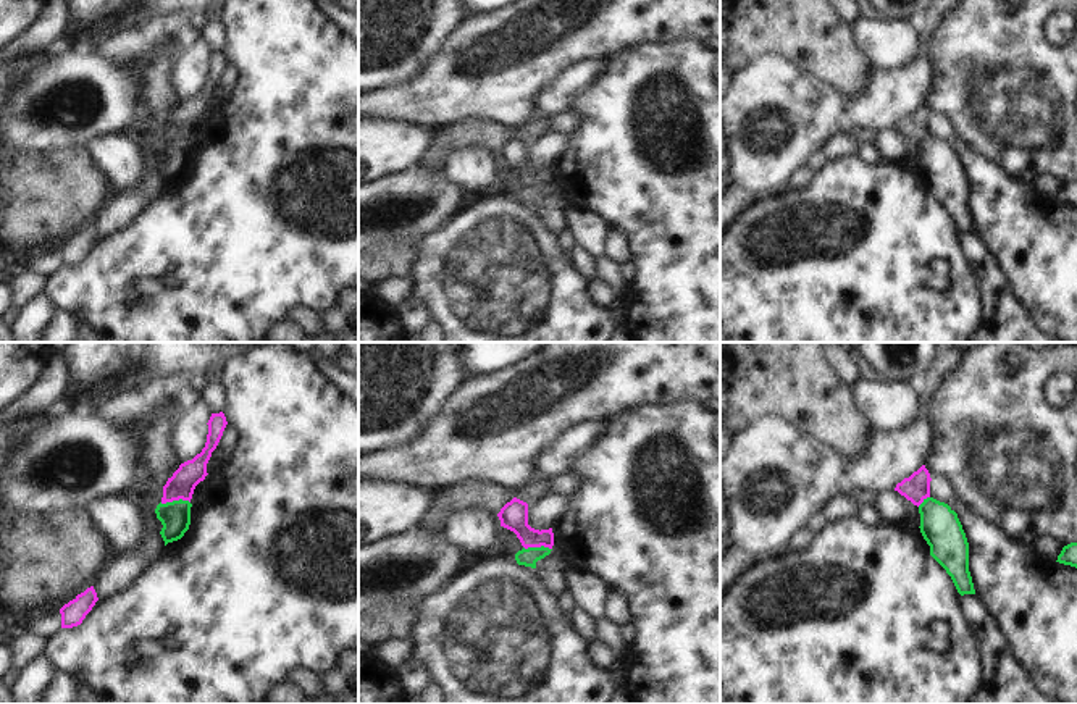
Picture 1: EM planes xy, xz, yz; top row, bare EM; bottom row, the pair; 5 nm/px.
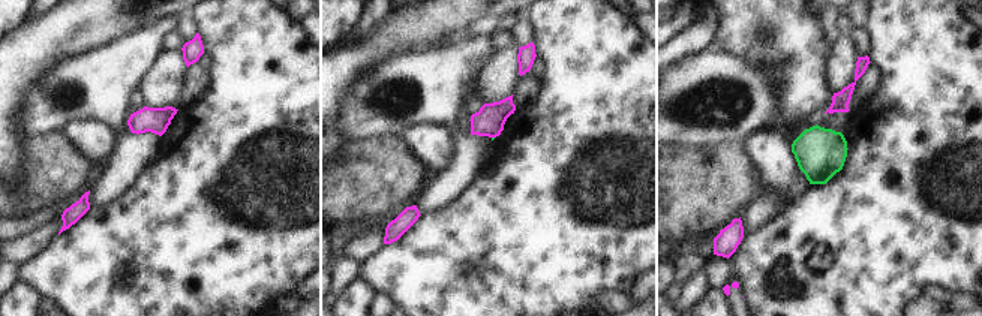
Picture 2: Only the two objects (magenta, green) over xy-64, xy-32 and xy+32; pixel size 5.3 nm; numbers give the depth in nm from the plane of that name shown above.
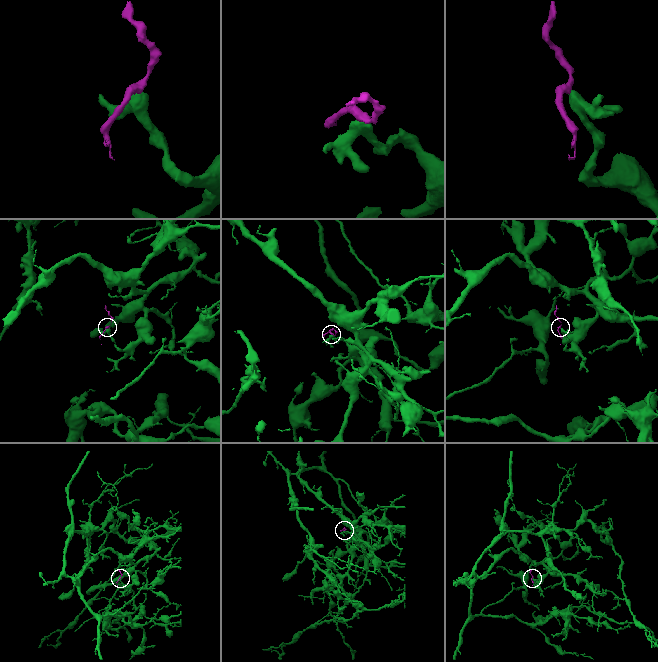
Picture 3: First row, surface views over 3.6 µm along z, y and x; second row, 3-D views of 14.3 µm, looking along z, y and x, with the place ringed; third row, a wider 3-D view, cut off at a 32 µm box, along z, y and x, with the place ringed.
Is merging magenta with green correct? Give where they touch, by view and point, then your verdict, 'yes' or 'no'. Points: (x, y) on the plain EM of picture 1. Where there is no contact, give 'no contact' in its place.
meets magenta in xy at (175, 138); no

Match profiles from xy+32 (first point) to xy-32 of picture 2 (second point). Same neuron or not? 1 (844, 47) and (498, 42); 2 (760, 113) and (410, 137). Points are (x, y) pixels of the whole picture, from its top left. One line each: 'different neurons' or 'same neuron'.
1: different neurons
2: different neurons

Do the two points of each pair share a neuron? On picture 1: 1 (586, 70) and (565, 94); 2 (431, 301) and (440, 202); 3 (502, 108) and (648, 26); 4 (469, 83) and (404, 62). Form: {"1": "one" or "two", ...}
{"1": "one", "2": "two", "3": "one", "4": "two"}

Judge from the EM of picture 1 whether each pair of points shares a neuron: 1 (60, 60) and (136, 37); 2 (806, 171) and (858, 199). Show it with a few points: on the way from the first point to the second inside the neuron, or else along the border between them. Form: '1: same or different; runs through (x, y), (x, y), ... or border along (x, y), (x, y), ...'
1: different; border along (71, 49), (126, 58)
2: different; border along (848, 155), (830, 160), (803, 188), (782, 192)

